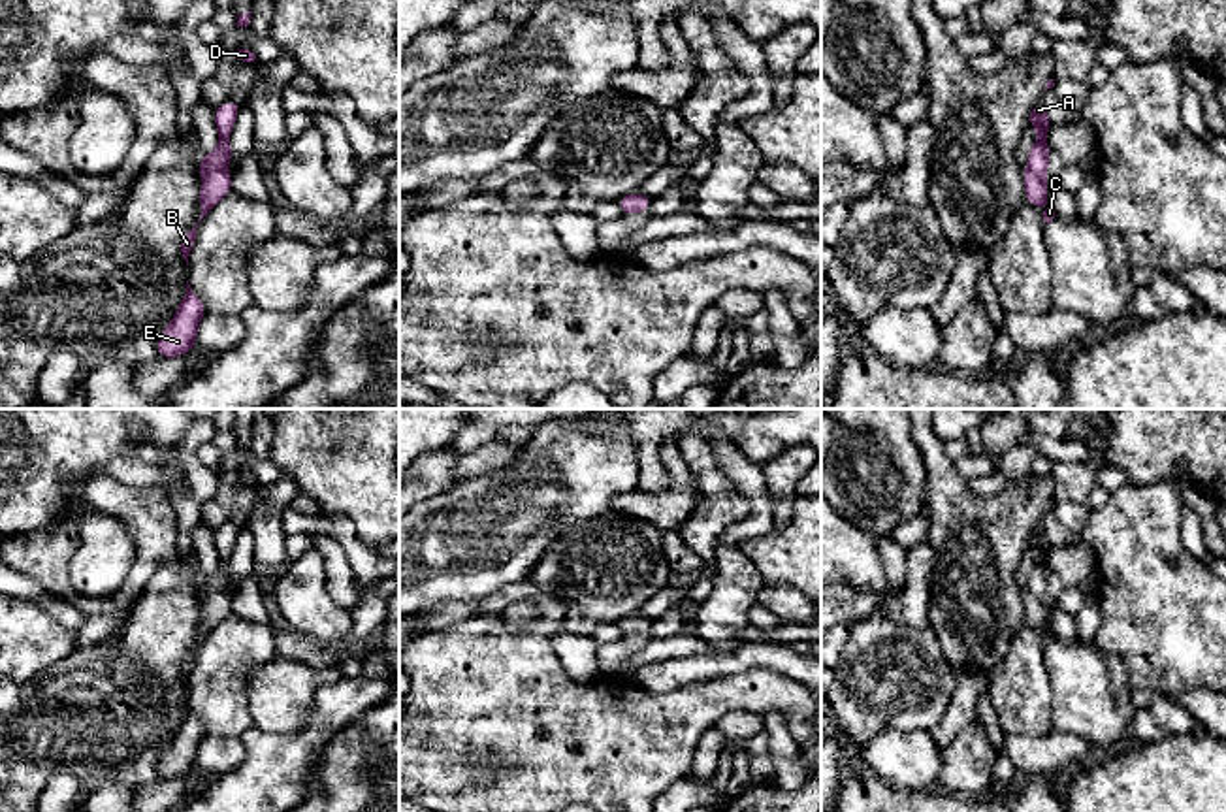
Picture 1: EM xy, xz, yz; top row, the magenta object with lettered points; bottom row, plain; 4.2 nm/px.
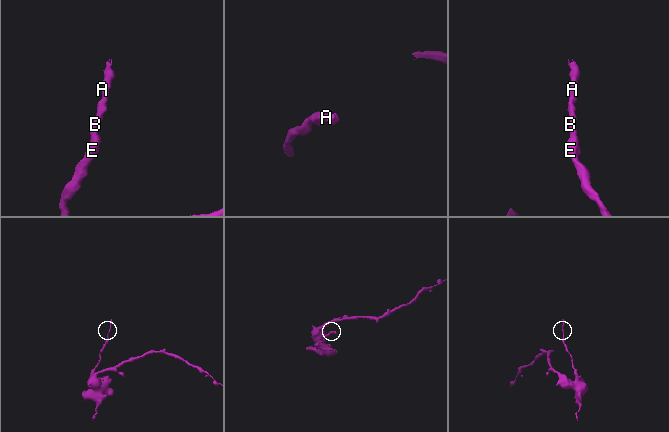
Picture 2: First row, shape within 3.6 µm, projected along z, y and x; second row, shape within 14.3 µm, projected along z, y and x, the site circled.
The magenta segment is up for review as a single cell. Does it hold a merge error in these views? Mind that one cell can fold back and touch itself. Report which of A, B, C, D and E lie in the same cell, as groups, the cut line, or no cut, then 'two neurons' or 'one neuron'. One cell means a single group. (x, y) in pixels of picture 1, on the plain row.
A B C D E | no cut | one neuron

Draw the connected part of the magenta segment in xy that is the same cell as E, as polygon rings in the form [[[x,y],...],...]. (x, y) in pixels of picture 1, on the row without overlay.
[[[186,703],[186,716],[181,722],[169,748],[162,754],[158,761],[156,780],[166,782],[166,780],[188,776],[196,769],[196,754],[203,737],[205,737],[205,729],[202,722],[192,714]]]

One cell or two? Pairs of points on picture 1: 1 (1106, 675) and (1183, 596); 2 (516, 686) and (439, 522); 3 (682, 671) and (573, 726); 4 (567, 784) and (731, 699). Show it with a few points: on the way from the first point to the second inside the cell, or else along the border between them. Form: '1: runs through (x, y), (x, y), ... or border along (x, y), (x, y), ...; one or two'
1: border along (1093, 645), (1113, 652), (1123, 662), (1132, 688); two
2: border along (520, 579), (477, 600); two
3: border along (629, 679), (654, 692), (673, 692), (688, 684); two
4: runs through (607, 745), (633, 745), (663, 716), (690, 711); one

